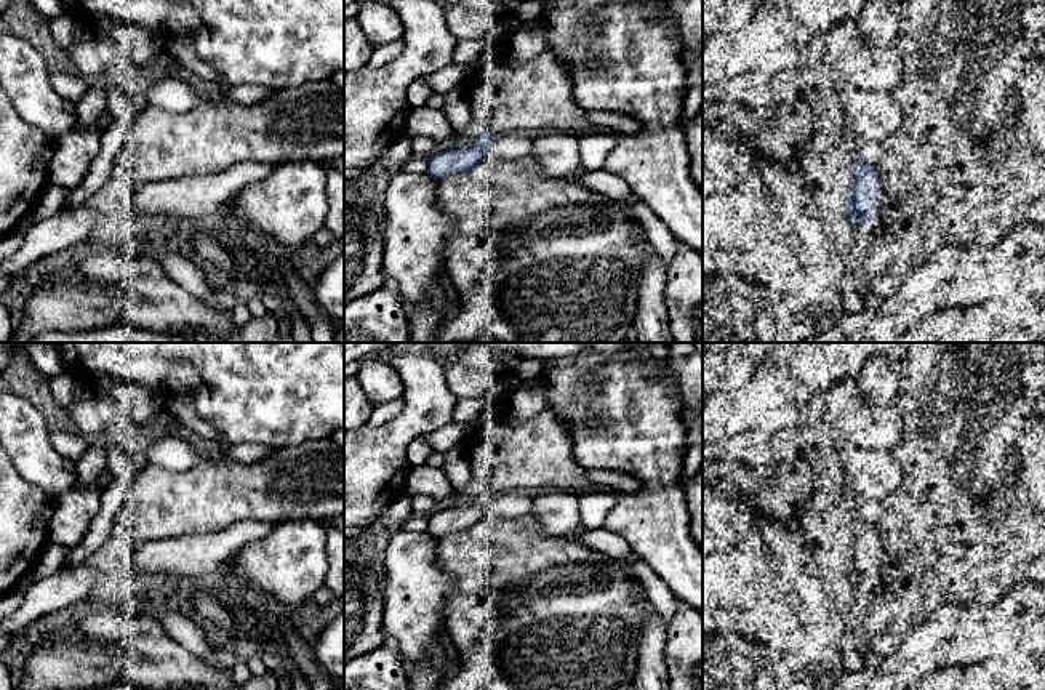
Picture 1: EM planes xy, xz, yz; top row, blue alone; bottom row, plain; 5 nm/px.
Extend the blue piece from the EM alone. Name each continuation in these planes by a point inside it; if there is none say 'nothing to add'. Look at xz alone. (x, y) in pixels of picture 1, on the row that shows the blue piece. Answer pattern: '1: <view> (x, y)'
nothing to add

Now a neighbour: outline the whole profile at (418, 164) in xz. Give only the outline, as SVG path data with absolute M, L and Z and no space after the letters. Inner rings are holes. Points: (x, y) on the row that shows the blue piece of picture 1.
M413 154L408 162L400 165L403 173L427 173L429 155Z

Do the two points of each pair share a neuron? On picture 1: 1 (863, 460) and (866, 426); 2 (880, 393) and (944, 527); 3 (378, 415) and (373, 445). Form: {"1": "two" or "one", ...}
{"1": "two", "2": "two", "3": "two"}

